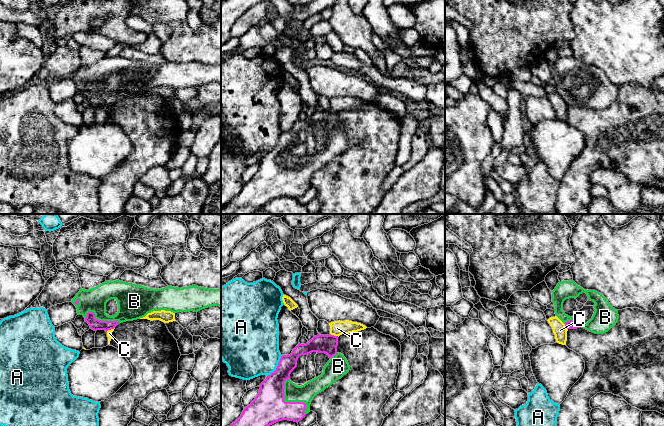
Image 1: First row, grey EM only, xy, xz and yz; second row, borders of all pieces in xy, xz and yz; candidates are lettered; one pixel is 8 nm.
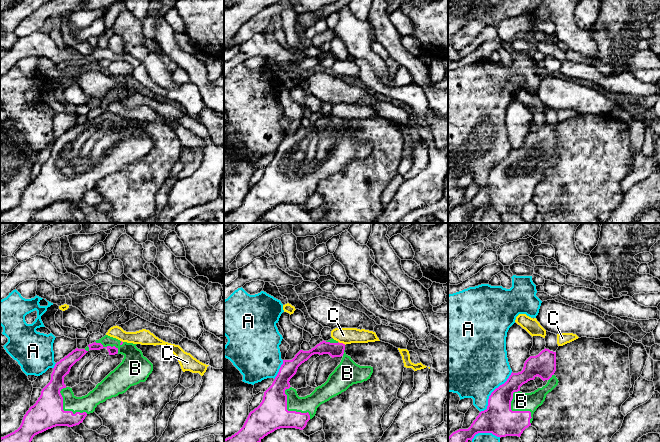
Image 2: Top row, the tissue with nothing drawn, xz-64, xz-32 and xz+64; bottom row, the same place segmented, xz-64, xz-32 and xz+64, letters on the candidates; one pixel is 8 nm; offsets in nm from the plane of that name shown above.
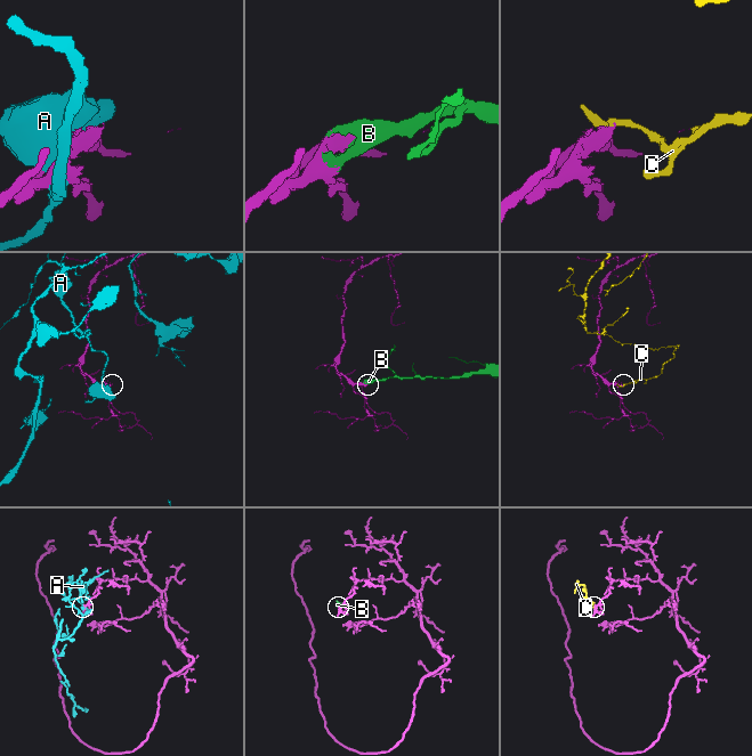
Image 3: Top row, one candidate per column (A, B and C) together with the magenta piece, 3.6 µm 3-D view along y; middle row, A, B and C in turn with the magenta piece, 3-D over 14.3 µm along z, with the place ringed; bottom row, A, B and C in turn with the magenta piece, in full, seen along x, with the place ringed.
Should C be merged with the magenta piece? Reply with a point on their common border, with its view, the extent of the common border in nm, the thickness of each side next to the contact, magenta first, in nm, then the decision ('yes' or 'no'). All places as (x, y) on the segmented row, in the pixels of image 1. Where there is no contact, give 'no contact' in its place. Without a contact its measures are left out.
meets magenta in xy at (110, 329); contact 80 nm long; 90 nm thick on the magenta side, 50 nm on the other; no

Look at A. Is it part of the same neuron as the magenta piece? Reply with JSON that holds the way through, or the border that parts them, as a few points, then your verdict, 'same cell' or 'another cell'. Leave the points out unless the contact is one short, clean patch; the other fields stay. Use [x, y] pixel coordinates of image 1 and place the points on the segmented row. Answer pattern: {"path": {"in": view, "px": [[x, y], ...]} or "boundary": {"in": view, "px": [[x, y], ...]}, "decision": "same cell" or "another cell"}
{"decision": "another cell"}

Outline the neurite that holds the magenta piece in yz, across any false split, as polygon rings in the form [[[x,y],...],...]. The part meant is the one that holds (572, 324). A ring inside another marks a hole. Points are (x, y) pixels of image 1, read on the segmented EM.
[[[573,280],[561,281],[552,291],[552,302],[555,305],[556,316],[565,324],[567,329],[584,328],[595,334],[604,334],[616,325],[619,319],[618,310],[613,308],[607,299],[595,290],[584,290]],[[585,292],[588,300],[595,303],[592,318],[584,325],[580,326],[577,321],[563,311],[563,303],[566,299],[577,298]]]

